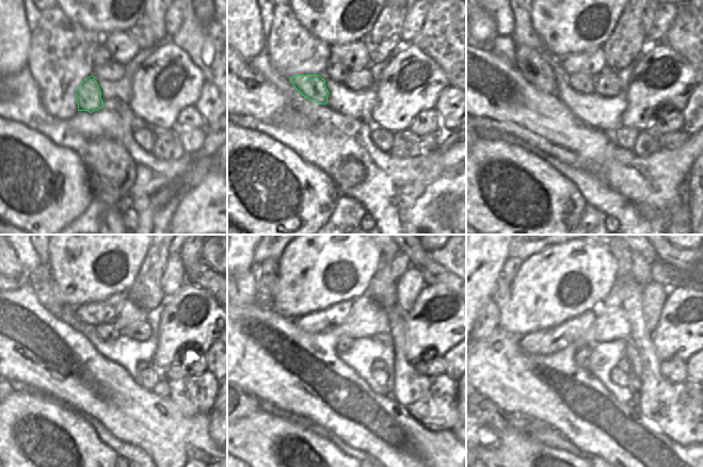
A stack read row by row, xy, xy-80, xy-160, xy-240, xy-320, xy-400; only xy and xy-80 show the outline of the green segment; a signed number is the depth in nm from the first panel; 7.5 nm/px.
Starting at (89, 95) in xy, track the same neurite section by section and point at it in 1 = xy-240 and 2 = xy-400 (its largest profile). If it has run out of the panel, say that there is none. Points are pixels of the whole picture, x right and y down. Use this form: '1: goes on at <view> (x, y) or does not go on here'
1: goes on at xy-240 (41, 279)
2: goes on at xy-400 (501, 294)

